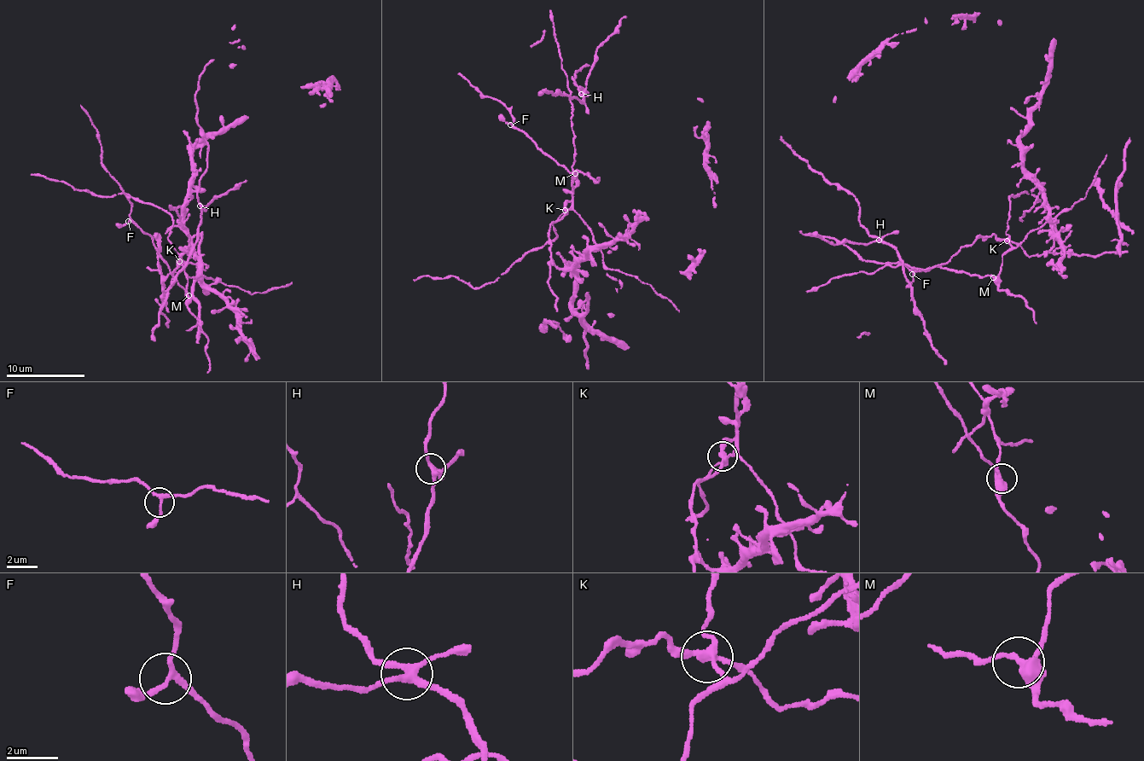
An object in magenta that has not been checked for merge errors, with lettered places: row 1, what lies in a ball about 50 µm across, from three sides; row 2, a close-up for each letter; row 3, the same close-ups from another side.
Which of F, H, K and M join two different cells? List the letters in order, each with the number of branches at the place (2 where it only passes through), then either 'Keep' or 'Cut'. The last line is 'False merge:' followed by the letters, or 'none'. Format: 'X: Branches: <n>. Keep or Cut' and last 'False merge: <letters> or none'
F: Branches: 3. Keep
H: Branches: 4. Keep
K: Branches: 4. Cut
M: Branches: 3. Keep
False merge: K

